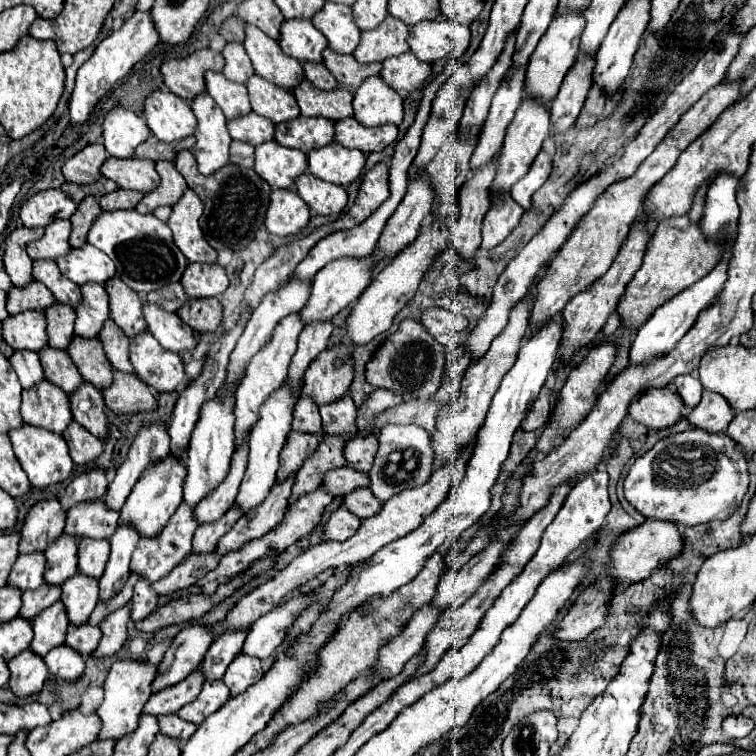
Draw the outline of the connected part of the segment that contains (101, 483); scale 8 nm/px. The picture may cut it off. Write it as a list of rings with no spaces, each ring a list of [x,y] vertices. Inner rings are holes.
[[[93,468],[93,470],[87,470],[85,474],[73,478],[65,490],[65,496],[59,502],[61,502],[63,510],[69,510],[83,502],[95,502],[105,496],[107,486],[109,486],[107,472]]]

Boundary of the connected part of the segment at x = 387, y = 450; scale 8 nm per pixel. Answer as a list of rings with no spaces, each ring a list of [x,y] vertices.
[[[387,424],[379,430],[379,452],[375,456],[373,468],[369,472],[371,476],[371,492],[377,500],[387,502],[391,496],[395,496],[401,488],[415,488],[429,482],[433,474],[433,460],[435,452],[431,446],[429,432],[417,424]]]

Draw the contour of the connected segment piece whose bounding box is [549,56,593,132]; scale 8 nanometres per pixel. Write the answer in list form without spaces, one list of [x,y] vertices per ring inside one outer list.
[[[593,56],[589,60],[581,60],[581,64],[573,64],[573,68],[567,72],[559,94],[553,98],[549,106],[549,118],[551,118],[551,128],[553,132],[567,132],[585,102],[585,96],[591,88],[589,84],[589,72],[593,72]]]

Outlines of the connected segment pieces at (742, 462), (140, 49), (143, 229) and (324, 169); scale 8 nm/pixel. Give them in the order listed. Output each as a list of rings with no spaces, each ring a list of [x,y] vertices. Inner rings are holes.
[[[699,428],[685,430],[681,434],[659,440],[645,456],[637,458],[625,478],[625,498],[645,516],[657,520],[673,520],[683,526],[697,526],[713,520],[729,518],[739,506],[749,488],[749,464],[747,454],[735,440],[723,432],[711,434]]]
[[[135,12],[131,18],[127,18],[123,22],[123,26],[119,30],[113,30],[93,52],[93,56],[77,70],[77,82],[75,82],[75,90],[71,94],[69,100],[69,116],[71,116],[71,124],[79,126],[85,124],[95,108],[95,104],[115,86],[115,82],[119,82],[121,78],[125,78],[131,68],[145,60],[145,56],[155,48],[155,44],[159,42],[159,36],[153,28],[151,16],[149,12]]]
[[[137,210],[103,212],[89,232],[89,244],[109,254],[119,278],[139,294],[147,294],[169,282],[179,282],[187,268],[185,256],[173,244],[169,226],[153,214],[139,214]]]
[[[337,142],[309,152],[307,160],[313,176],[343,188],[357,180],[365,168],[365,156],[361,150],[347,150]]]

